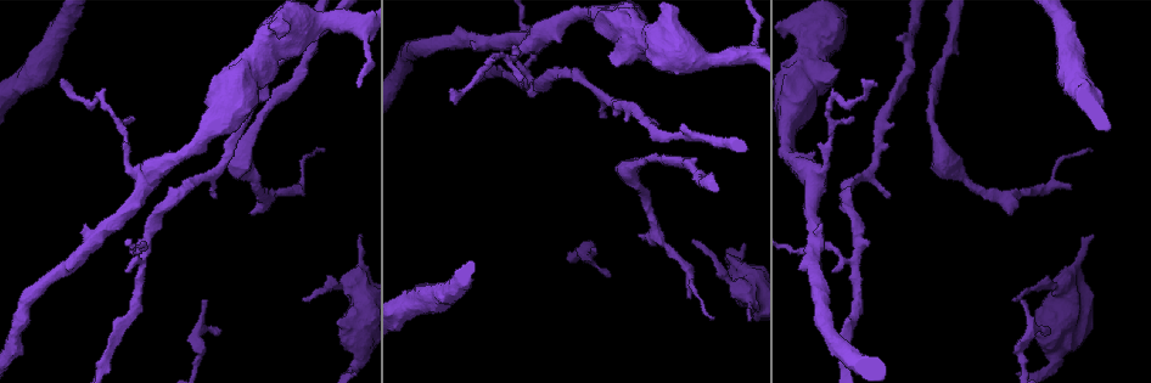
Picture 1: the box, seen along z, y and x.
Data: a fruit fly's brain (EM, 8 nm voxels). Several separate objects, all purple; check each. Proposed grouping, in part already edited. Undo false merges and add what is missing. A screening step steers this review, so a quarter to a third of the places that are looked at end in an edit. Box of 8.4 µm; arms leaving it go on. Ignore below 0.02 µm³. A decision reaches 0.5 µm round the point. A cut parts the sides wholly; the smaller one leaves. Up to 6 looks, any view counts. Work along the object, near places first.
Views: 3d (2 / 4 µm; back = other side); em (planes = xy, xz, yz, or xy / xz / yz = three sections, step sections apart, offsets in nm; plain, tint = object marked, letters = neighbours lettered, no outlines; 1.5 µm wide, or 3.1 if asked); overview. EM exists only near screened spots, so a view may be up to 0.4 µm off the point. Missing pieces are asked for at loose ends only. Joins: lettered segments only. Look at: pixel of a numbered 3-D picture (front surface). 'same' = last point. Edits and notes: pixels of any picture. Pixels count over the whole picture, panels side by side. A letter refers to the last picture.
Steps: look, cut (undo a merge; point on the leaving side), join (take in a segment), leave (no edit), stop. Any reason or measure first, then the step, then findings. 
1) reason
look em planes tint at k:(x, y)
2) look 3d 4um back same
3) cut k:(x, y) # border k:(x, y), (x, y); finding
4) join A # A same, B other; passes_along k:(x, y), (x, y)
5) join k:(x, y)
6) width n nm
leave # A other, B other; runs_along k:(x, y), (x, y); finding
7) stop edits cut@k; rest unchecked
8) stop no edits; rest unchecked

thick turns thin
look 3d 4um at 1:(743, 287)

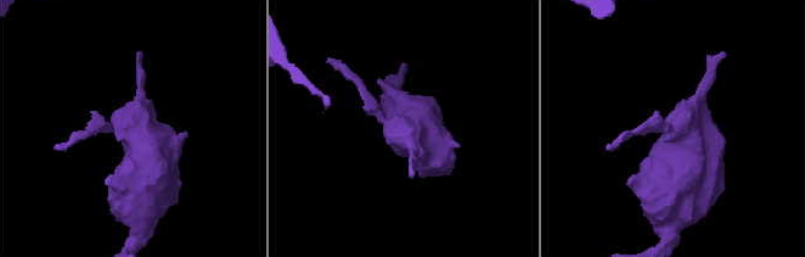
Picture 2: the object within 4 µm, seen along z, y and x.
look em xy step 4 letters at 2:(401, 127)

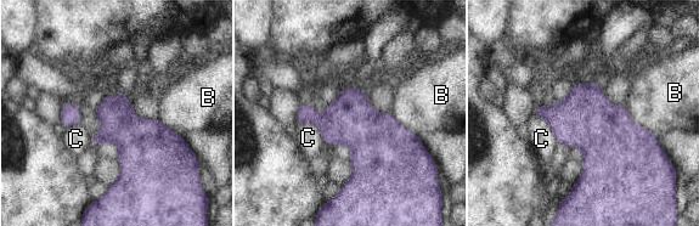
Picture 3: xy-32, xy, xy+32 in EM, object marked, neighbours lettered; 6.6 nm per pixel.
leave # B other, C other; border 3:(296, 123), (314, 123), (323, 145); continuous, no second neuron

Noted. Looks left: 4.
free end
look em planes letters at 1:(687, 295)

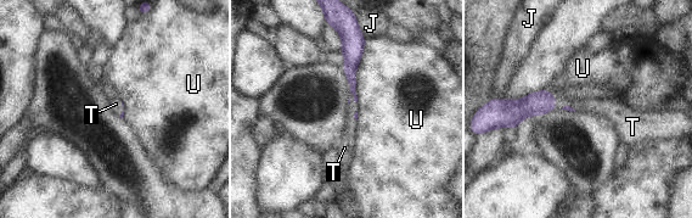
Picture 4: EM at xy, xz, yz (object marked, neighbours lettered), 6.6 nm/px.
longest_contact U 440 nm
join T # J other, T same, U other; passes_along 4:(538, 102), (553, 101), (591, 105); it goes on there

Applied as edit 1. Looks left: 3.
an open end
look 3d 4um at 1:(216, 198)

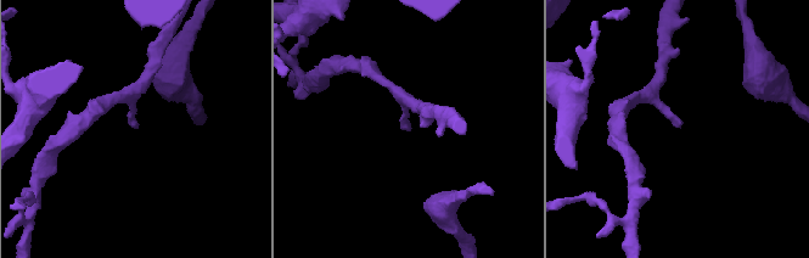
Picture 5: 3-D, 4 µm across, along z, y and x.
look em planes tint at 5:(408, 129)

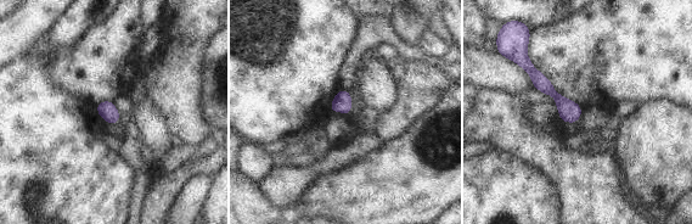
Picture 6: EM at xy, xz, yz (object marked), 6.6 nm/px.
look em planes letters same

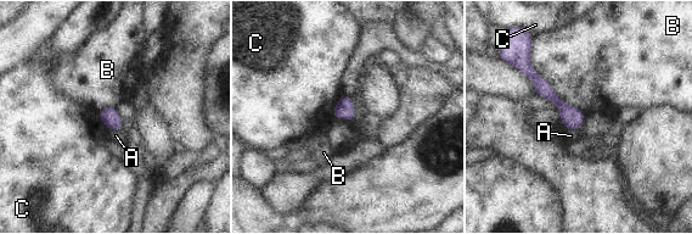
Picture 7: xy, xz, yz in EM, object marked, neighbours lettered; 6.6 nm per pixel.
longest_contact B 550 nm
leave # A other, B other, C other; border 7:(529, 50), (532, 67), (584, 115); none of them fits

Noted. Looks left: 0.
stop edits join@4; rest unchecked

